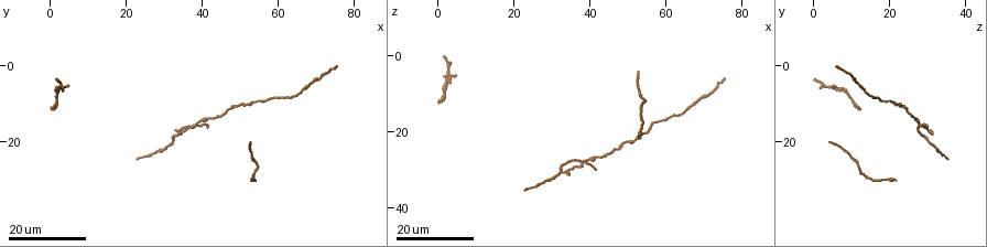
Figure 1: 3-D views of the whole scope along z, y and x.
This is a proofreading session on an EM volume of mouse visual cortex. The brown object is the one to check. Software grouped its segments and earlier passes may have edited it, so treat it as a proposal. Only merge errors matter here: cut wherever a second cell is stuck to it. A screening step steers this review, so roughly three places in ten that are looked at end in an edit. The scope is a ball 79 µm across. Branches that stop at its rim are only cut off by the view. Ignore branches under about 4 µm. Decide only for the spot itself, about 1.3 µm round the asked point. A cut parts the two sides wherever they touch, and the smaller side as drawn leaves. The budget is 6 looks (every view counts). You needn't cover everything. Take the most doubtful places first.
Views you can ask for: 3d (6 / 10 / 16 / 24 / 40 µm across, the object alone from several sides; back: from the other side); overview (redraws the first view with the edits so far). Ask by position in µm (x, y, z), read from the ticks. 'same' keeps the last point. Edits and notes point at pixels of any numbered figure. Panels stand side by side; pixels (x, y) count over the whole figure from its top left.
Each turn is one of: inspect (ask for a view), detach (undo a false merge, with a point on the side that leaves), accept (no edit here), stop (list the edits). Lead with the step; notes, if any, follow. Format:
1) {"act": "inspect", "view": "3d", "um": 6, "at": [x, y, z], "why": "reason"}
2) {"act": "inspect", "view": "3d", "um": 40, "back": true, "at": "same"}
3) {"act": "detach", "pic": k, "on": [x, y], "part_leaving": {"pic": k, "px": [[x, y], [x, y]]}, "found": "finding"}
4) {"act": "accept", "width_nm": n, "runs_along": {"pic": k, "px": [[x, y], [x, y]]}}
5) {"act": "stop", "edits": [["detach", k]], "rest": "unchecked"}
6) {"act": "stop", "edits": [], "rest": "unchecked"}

{"act": "inspect", "view": "3d", "um": 16, "at": [38.0, 15.5, 28.5], "why": "four or more arms meet"}

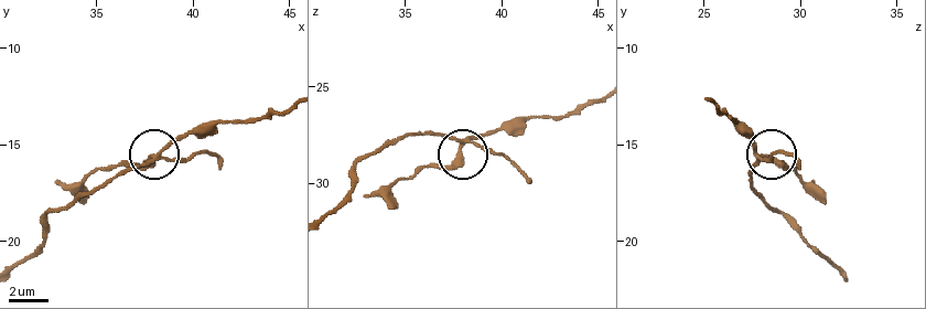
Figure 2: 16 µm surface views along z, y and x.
{"act": "inspect", "view": "3d", "um": 6, "at": [38.0, 15.6, 28.0]}

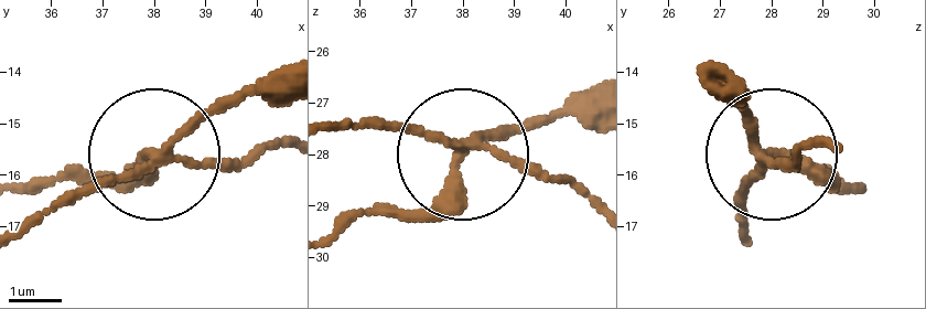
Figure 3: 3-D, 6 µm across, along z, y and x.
{"act": "detach", "pic": 3, "on": [447, 219], "arms": 4, "found": "two cells meet here"}

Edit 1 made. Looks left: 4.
{"act": "inspect", "view": "3d", "um": 16, "at": [52.5, 22.0, 9.0]}

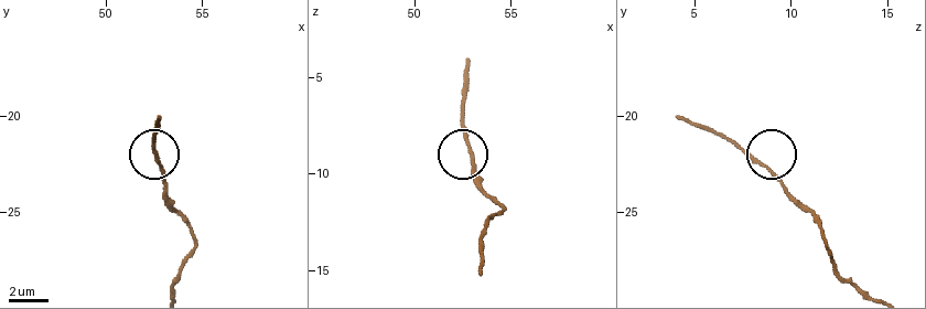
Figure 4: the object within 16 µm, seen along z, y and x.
{"act": "inspect", "view": "3d", "um": 10, "at": [52.7, 22.5, 8.5]}

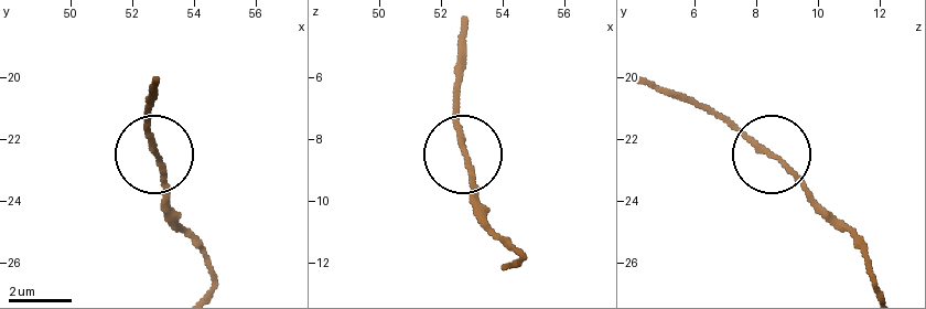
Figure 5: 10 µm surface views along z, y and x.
{"act": "accept", "width_nm": 160, "found": "all the same cell"}

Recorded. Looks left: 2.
{"act": "inspect", "view": "3d", "um": 16, "at": [49.5, 11.0, 23.0], "why": "narrows sharply"}

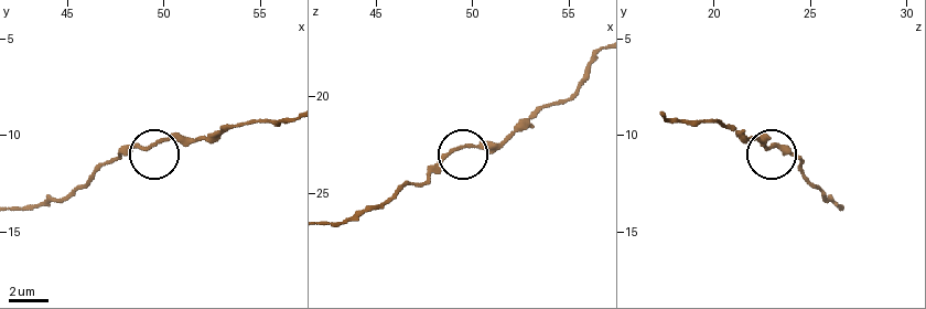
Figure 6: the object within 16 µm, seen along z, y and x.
{"act": "inspect", "view": "3d", "um": 10, "at": [49.2, 10.6, 22.6]}

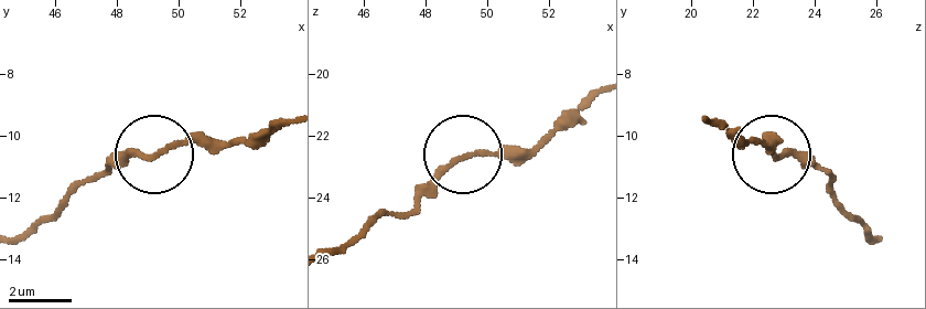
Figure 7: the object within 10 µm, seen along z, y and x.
{"act": "accept", "runs_along": {"pic": 7, "px": [[331, 255], [378, 217], [410, 208], [465, 155], [541, 147]]}, "found": "continuous, no second cell"}

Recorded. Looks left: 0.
{"act": "stop", "edits": [["detach", 3]], "rest": "unchecked"}

